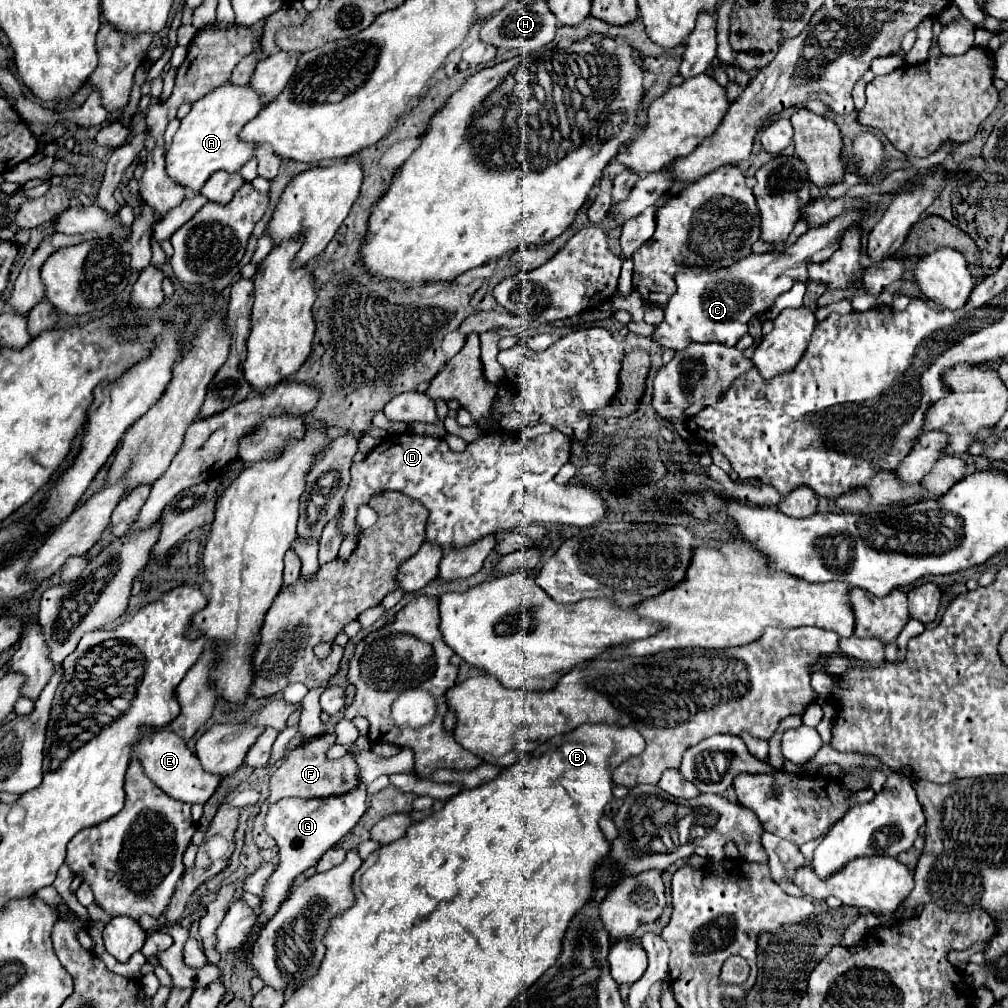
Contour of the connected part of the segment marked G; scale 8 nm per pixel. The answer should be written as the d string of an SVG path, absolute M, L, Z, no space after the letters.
M360 782L348 796L332 796L332 800L300 800L300 798L288 798L280 800L278 804L272 804L266 814L266 830L276 840L280 848L280 862L266 886L264 900L262 900L262 914L252 928L250 940L254 942L260 934L260 930L266 926L266 922L276 914L280 904L288 898L288 890L298 874L306 872L310 866L316 866L320 856L336 846L362 818L366 812L366 786Z

